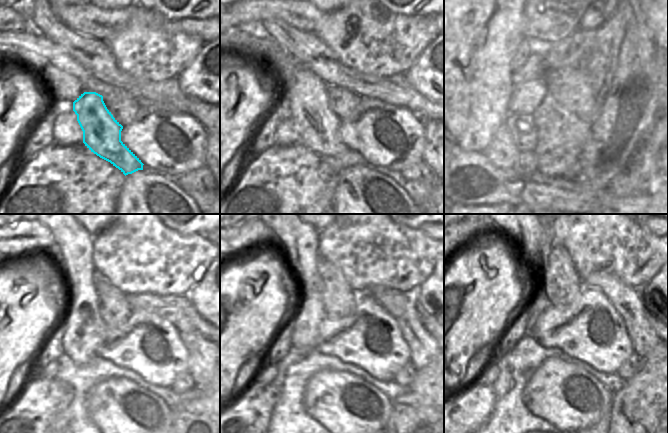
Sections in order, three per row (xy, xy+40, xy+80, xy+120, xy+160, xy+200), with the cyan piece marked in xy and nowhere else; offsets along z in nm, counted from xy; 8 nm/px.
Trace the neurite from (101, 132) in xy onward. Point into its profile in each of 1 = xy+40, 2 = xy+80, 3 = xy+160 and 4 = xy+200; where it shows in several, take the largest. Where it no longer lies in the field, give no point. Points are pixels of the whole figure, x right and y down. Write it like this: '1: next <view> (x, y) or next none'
1: next xy+40 (318, 126)
2: next xy+80 (534, 117)
3: next xy+160 (299, 239)
4: next xy+200 (527, 234)

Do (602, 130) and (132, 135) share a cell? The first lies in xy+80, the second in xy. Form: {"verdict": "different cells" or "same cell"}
{"verdict": "same cell"}

